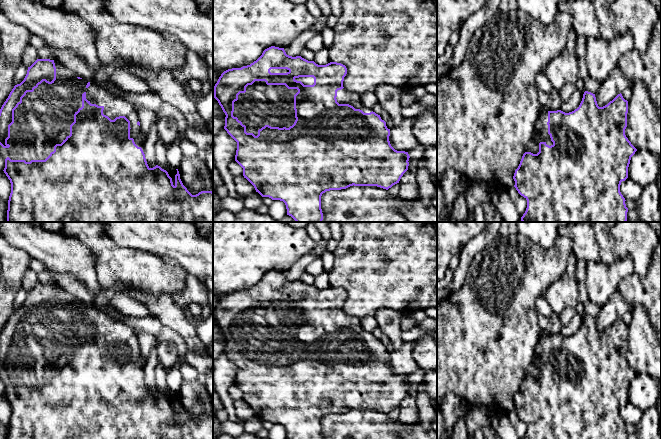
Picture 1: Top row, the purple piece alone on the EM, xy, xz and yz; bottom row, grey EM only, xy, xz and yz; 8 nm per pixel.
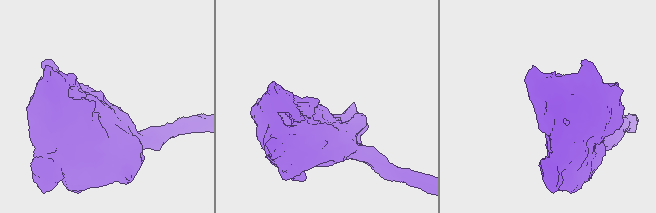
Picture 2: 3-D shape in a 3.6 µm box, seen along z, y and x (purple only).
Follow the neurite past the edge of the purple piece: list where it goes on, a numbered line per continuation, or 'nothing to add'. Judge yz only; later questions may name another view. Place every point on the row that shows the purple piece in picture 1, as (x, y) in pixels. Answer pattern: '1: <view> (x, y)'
1: yz (541, 128)

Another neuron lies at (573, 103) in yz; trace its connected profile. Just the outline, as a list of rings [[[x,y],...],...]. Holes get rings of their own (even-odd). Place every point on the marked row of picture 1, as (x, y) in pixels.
[[[576,90],[570,99],[566,102],[562,102],[560,110],[569,113],[577,109],[582,101],[585,90]]]

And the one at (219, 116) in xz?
[[[213,97],[213,146],[216,136],[225,126],[225,117],[226,115],[223,112],[221,106]]]

